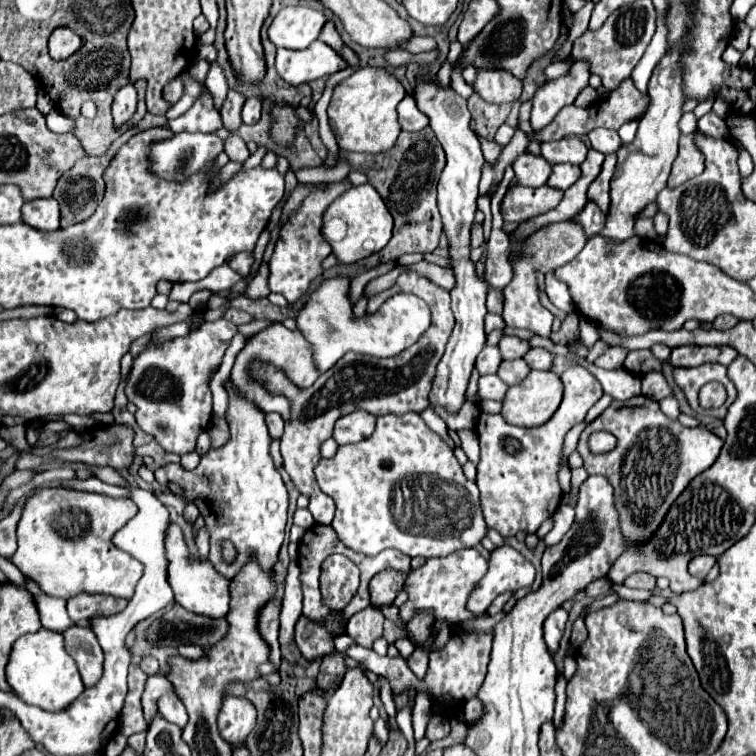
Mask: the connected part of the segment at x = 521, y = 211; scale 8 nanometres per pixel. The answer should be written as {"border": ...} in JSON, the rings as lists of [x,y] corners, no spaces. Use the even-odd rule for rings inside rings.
{"border":[[[514,185],[506,191],[502,199],[502,219],[504,223],[522,223],[534,215],[546,213],[552,207],[556,207],[562,199],[562,191],[556,191],[552,187],[522,187]]]}

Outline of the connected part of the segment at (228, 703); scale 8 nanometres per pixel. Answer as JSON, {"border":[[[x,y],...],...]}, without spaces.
{"border":[[[226,695],[218,711],[218,729],[220,735],[234,745],[242,745],[246,735],[256,725],[256,709],[246,697]]]}

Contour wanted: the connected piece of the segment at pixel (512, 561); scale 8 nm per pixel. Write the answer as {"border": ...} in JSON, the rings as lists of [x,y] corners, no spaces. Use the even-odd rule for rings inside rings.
{"border":[[[502,545],[496,547],[490,553],[488,559],[488,571],[486,575],[474,585],[466,609],[472,615],[482,615],[490,607],[490,603],[506,593],[506,591],[518,591],[522,587],[530,587],[534,581],[534,567],[522,553],[516,549]]]}

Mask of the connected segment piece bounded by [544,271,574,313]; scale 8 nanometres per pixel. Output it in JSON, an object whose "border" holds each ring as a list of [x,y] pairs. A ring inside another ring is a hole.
{"border":[[[548,271],[546,277],[544,277],[544,283],[546,283],[546,295],[548,299],[552,301],[552,305],[556,305],[560,311],[564,313],[572,313],[574,307],[572,307],[572,301],[570,301],[570,293],[566,289],[564,283],[560,283],[556,277],[554,277],[554,271]]]}

